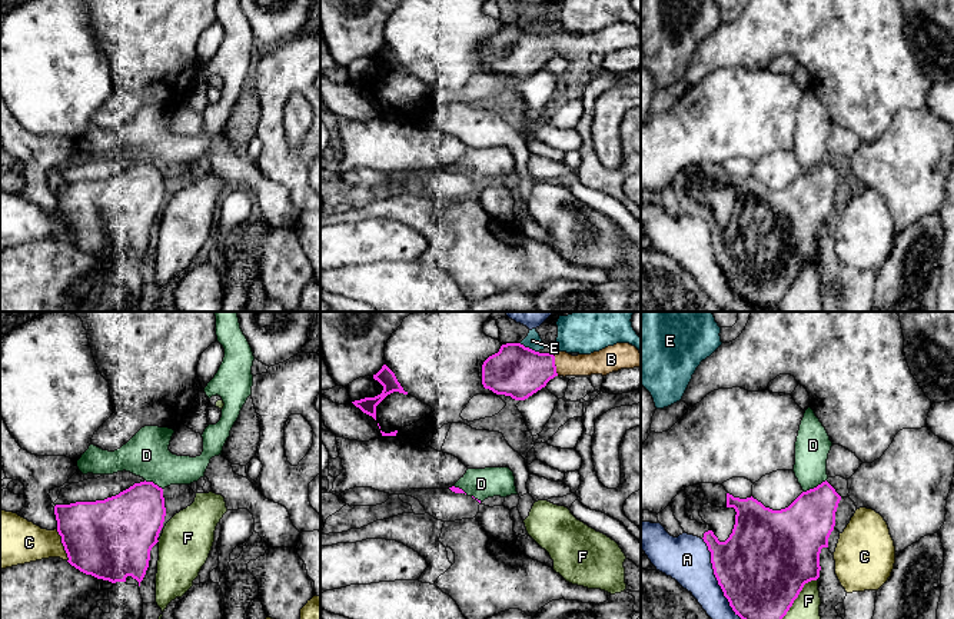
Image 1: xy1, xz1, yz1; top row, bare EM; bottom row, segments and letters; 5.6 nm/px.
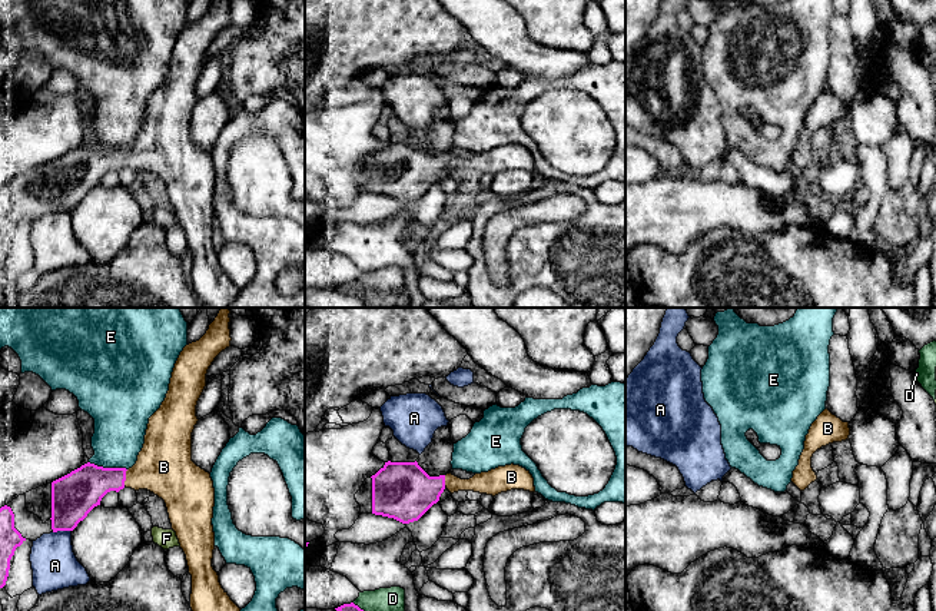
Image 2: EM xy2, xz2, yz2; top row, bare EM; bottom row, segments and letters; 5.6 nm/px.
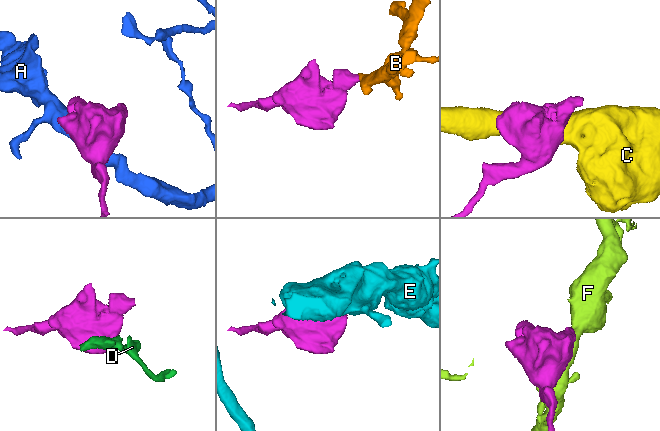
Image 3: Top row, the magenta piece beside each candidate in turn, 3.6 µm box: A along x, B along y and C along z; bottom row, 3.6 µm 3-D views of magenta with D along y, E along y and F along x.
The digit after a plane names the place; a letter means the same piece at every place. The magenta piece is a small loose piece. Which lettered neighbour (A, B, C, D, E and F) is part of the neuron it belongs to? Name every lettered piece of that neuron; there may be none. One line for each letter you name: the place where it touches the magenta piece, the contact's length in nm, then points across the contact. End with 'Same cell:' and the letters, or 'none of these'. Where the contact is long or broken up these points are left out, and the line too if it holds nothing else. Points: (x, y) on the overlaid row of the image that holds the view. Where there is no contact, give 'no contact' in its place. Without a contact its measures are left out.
B: contact xz1 (554, 365); length 120 nm; way xz1 (515, 370), (532, 370), (554, 365), (591, 365), (598, 362)
Same cell: B

